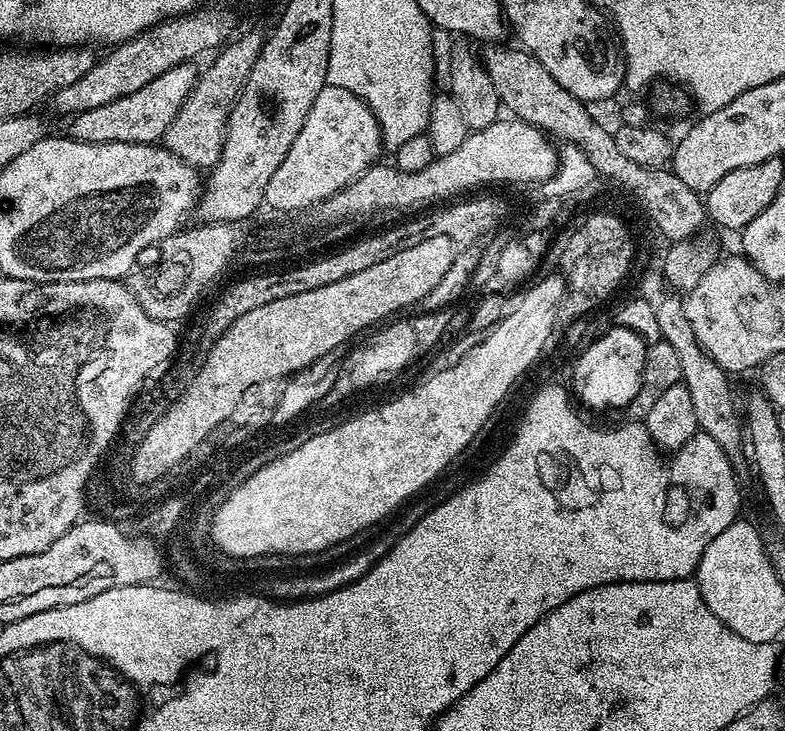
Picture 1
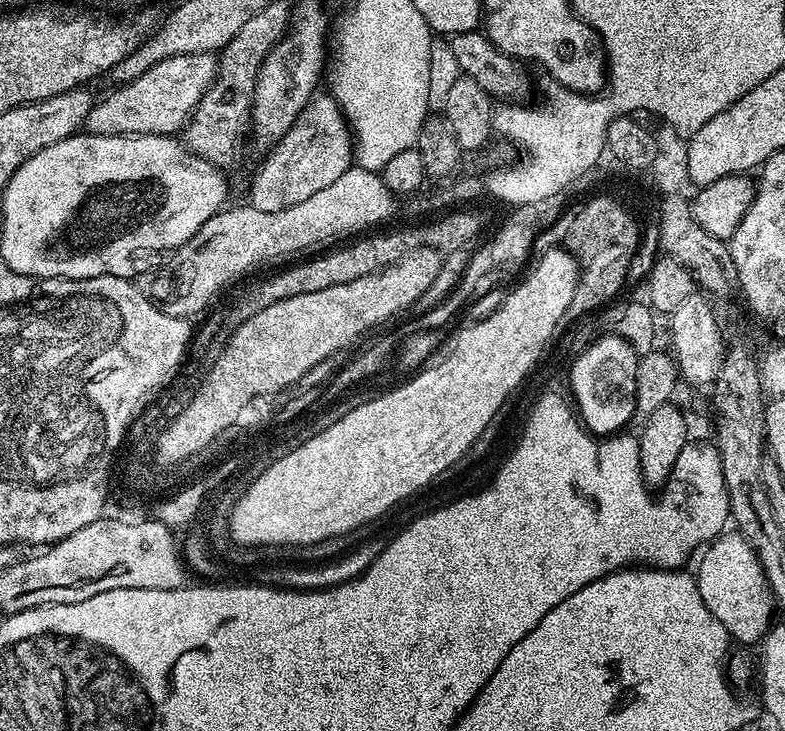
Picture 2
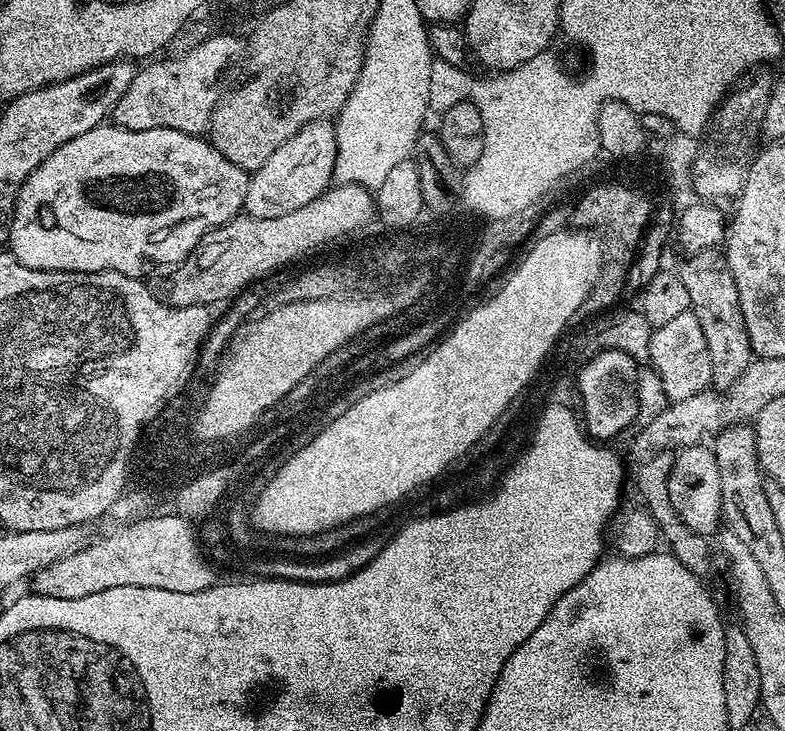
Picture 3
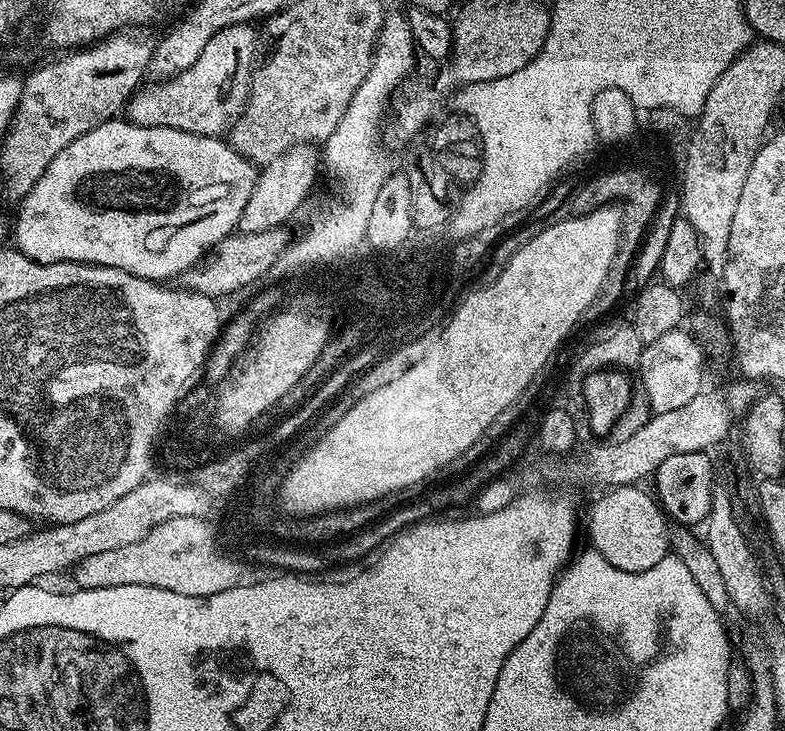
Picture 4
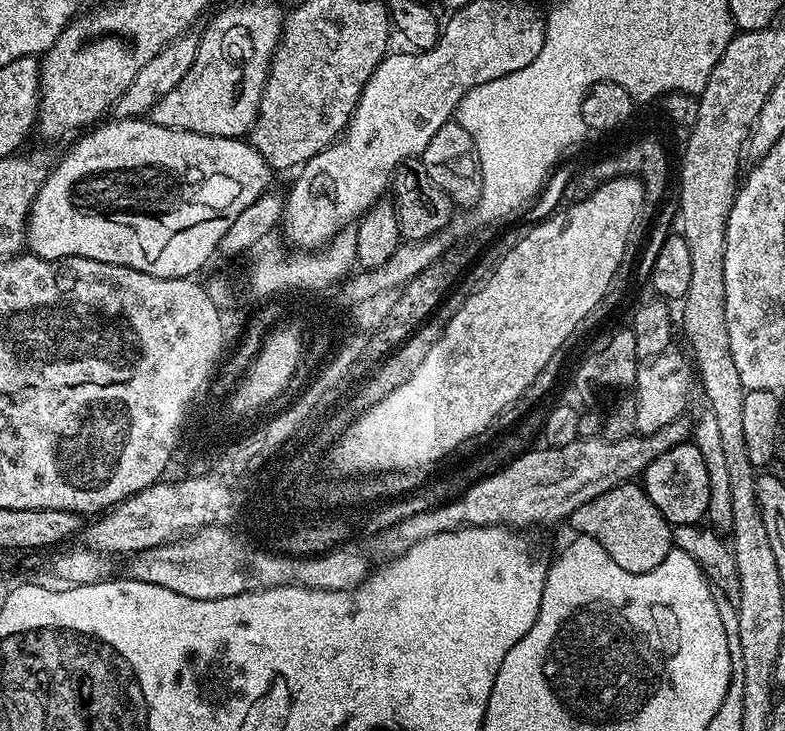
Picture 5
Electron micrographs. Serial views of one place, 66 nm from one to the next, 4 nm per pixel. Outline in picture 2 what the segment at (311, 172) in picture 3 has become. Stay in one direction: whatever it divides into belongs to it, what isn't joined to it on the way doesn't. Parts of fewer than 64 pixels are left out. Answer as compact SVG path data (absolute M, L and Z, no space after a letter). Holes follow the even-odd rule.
M328 94L313 97L290 130L271 147L267 154L269 156L257 172L250 188L250 197L248 197L248 202L253 208L267 213L277 213L278 210L296 206L303 199L310 198L311 195L340 178L353 165L354 137L335 97Z

